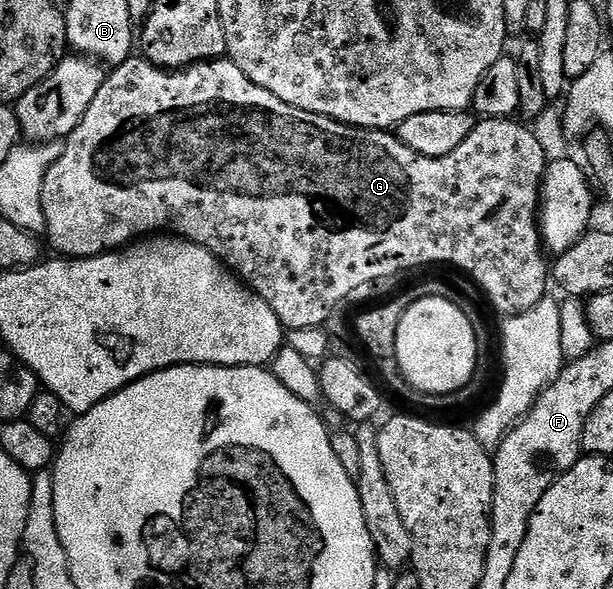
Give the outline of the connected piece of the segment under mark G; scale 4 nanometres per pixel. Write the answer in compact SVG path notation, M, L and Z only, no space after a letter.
M130 58L126 62L115 65L105 75L102 90L98 90L98 94L94 98L94 102L90 102L90 110L86 110L86 114L82 118L82 122L76 127L71 134L63 141L64 149L58 158L58 162L54 162L54 166L50 166L50 170L46 174L46 178L42 182L42 214L46 218L46 240L57 248L59 255L64 258L79 258L82 256L101 256L103 252L111 252L119 250L135 241L137 238L147 237L149 234L175 234L183 240L194 242L198 246L202 246L206 250L210 250L210 254L220 257L226 267L231 268L251 291L258 293L262 299L270 306L270 310L274 310L274 314L278 314L281 324L285 329L291 330L295 328L324 328L331 318L332 311L343 302L347 296L352 296L356 292L356 288L364 288L367 284L372 284L375 280L380 280L383 276L396 276L399 272L404 272L407 268L416 268L419 264L453 264L456 268L461 268L464 272L469 272L476 279L476 284L482 291L488 295L488 300L497 308L498 311L504 312L505 317L517 316L526 310L530 310L530 306L537 304L550 288L550 260L546 255L546 249L540 239L540 225L538 223L538 213L540 211L540 185L544 182L544 169L546 167L546 159L544 160L544 144L531 132L523 123L515 124L515 119L506 120L490 120L481 119L479 123L472 129L472 133L466 138L466 142L462 142L462 146L458 146L458 150L450 150L450 154L446 154L442 158L430 158L429 156L419 156L414 150L410 150L410 146L406 146L400 141L399 135L393 134L388 130L377 130L374 128L355 128L349 124L344 124L340 120L331 120L328 116L322 114L310 114L306 110L298 110L294 106L290 106L286 102L282 102L282 98L274 98L274 94L270 94L270 90L262 90L262 86L258 86L254 82L250 82L250 78L246 78L246 74L242 74L242 70L238 70L238 66L227 58L217 58L215 60L206 60L198 64L190 64L186 68L179 70L169 70L167 68L157 68L156 65L150 63L149 60L143 58Z

